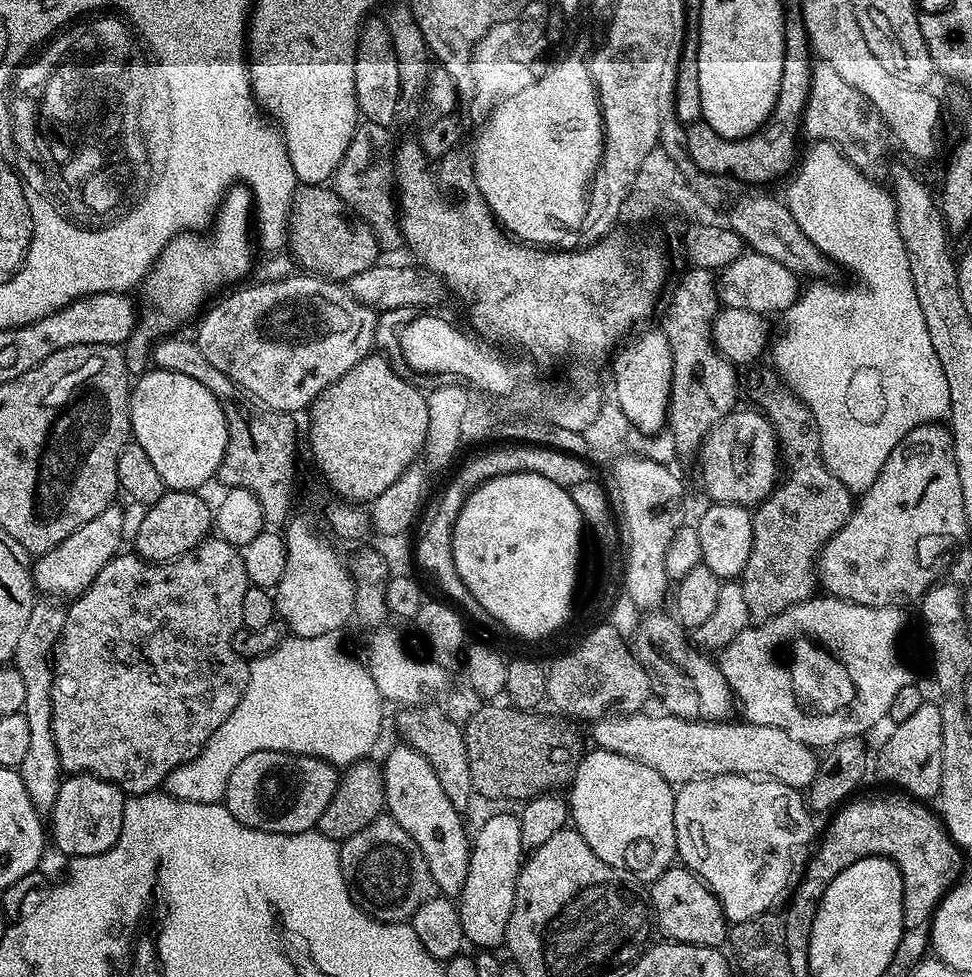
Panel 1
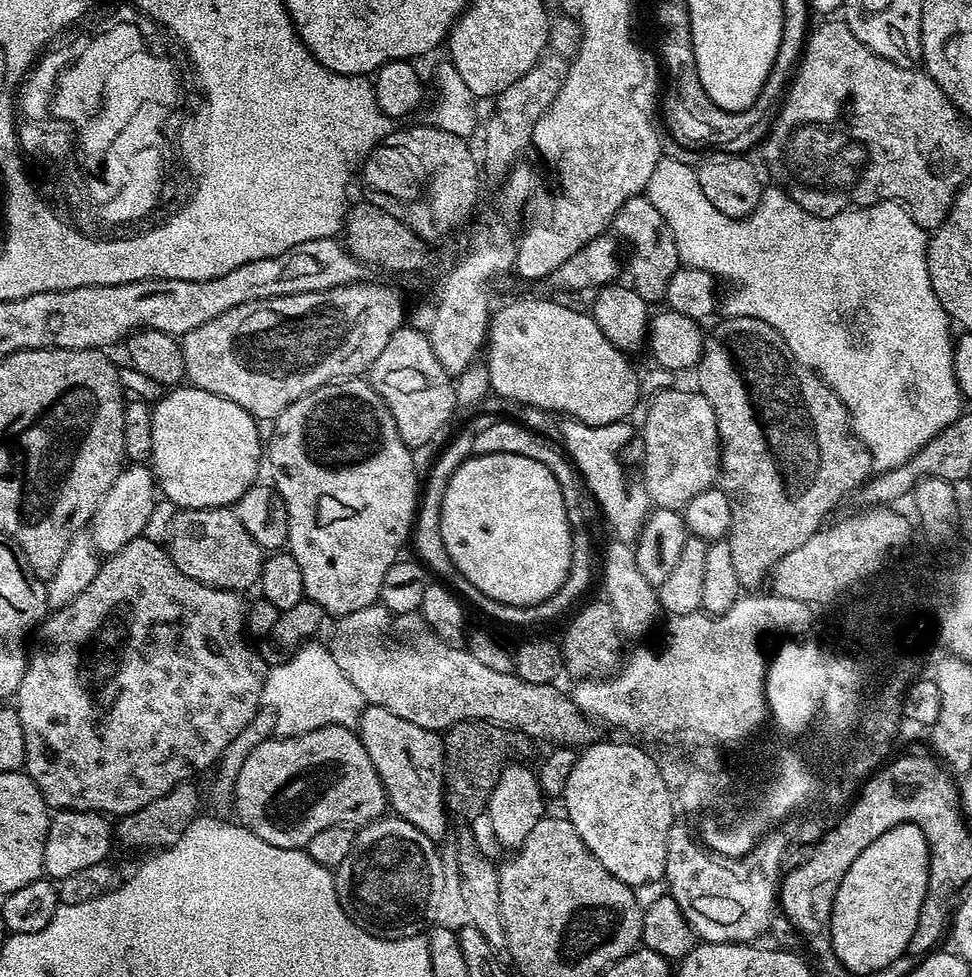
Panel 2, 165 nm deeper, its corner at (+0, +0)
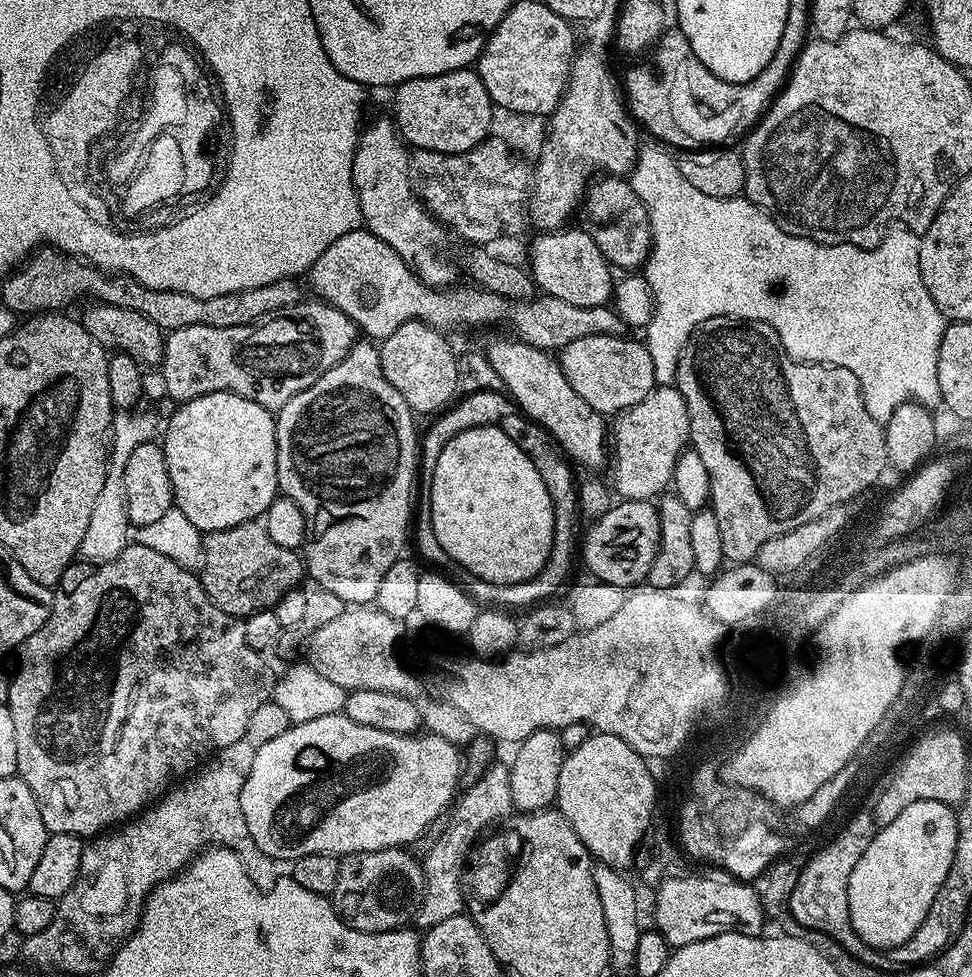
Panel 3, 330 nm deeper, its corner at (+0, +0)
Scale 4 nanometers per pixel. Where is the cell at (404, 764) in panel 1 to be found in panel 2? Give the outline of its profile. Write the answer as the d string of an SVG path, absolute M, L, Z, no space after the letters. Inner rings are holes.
M368 704L360 715L358 735L362 746L366 746L366 754L370 754L370 762L374 762L378 770L378 778L388 796L388 808L430 839L443 841L448 832L450 812L445 803L445 756L441 733L414 726L414 722L406 722L406 718L398 718L398 714L390 714L390 710L382 706Z

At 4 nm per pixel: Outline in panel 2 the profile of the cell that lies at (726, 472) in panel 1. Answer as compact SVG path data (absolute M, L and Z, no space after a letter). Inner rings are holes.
M672 388L669 392L660 392L652 400L652 405L648 408L648 413L644 416L644 432L642 428L642 479L648 496L652 500L656 508L674 508L682 510L690 502L690 498L694 498L696 494L702 494L707 488L713 487L717 483L720 475L720 435L718 434L718 426L716 425L716 415L714 414L714 406L710 406L710 402L698 390L692 392L679 392L678 389Z

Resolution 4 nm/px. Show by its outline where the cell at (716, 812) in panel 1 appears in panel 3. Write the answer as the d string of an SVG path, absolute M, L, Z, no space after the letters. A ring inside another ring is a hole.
M712 870L709 876L691 874L662 881L656 888L655 931L661 932L673 949L714 938L723 932L741 932L758 936L765 931L766 915L761 893L751 883L737 879L723 870Z

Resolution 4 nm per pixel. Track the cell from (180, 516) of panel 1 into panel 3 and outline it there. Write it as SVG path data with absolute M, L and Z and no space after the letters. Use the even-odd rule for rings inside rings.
M251 520L204 536L204 562L198 575L218 610L243 618L267 608L275 609L282 594L305 579L306 569L299 551L278 546L260 520Z

